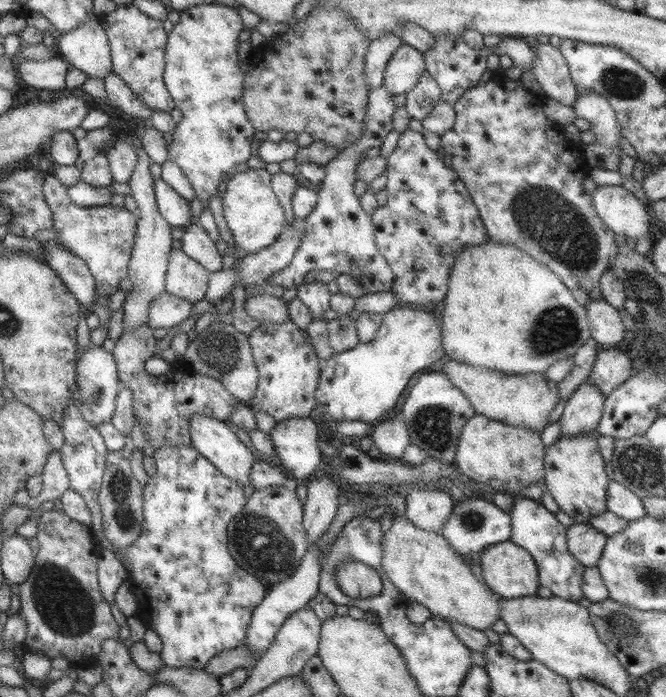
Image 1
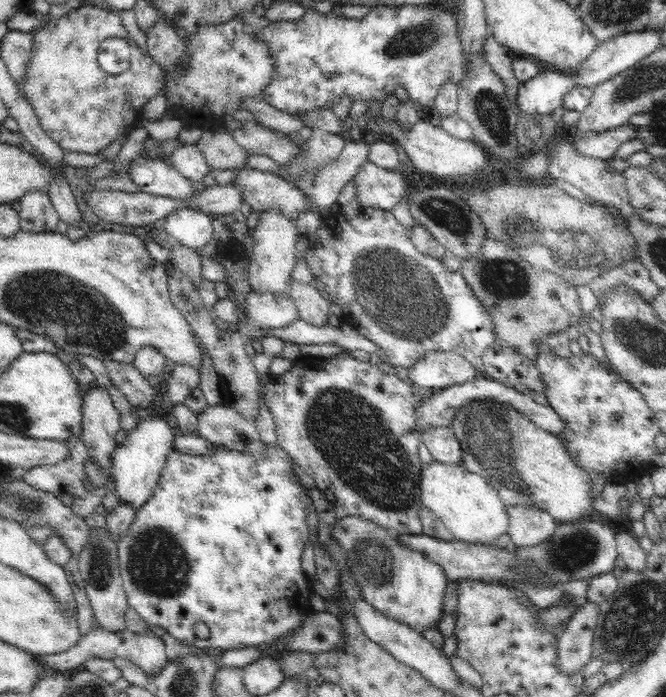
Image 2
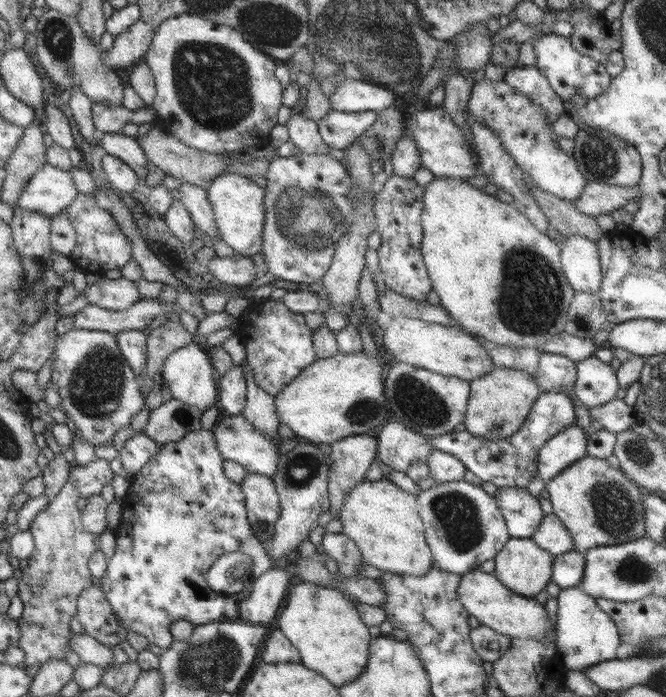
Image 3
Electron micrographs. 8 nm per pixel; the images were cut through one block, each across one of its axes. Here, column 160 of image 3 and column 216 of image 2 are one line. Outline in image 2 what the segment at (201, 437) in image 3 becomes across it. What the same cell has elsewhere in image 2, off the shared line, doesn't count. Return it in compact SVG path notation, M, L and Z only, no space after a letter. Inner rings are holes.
M218 445L218 450L201 457L184 455L172 450L167 456L167 462L164 462L152 496L144 506L138 508L134 521L117 540L122 589L126 593L127 603L149 625L160 626L184 645L195 646L198 649L221 649L223 652L272 645L278 638L288 636L290 632L300 628L300 622L314 611L310 605L310 595L314 591L310 588L310 577L302 569L302 552L309 542L306 508L313 506L313 502L306 495L306 486L302 482L294 483L292 479L292 474L298 475L299 471L290 455L277 445L266 445L264 449L266 449L264 454L250 455ZM197 622L207 624L210 630L208 638L200 639L194 633L194 624Z

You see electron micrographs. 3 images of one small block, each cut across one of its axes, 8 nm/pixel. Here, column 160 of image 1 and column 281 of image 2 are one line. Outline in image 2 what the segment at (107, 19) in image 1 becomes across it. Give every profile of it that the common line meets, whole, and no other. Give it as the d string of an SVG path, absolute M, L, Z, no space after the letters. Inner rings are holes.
M378 5L372 7L366 16L362 19L348 19L344 17L336 17L333 12L326 14L318 13L312 9L308 8L304 12L304 17L297 22L294 21L276 21L271 25L262 28L257 34L255 33L255 38L266 44L266 47L270 49L270 53L274 55L274 68L272 68L272 80L268 82L268 86L264 88L262 92L262 98L268 103L277 108L278 110L287 112L288 114L304 114L314 108L331 108L332 102L340 96L349 96L352 100L358 102L358 100L380 100L383 102L386 100L388 94L392 94L398 88L406 89L409 98L415 102L418 107L421 107L424 111L433 111L434 100L440 86L444 86L444 82L455 82L457 86L460 86L466 70L468 70L468 65L466 65L466 57L464 57L464 47L462 47L462 42L460 41L458 22L457 22L457 11L452 11L452 9L446 9L442 5L432 5L431 7L426 6L416 6L416 5L402 5L402 6L384 6Z

